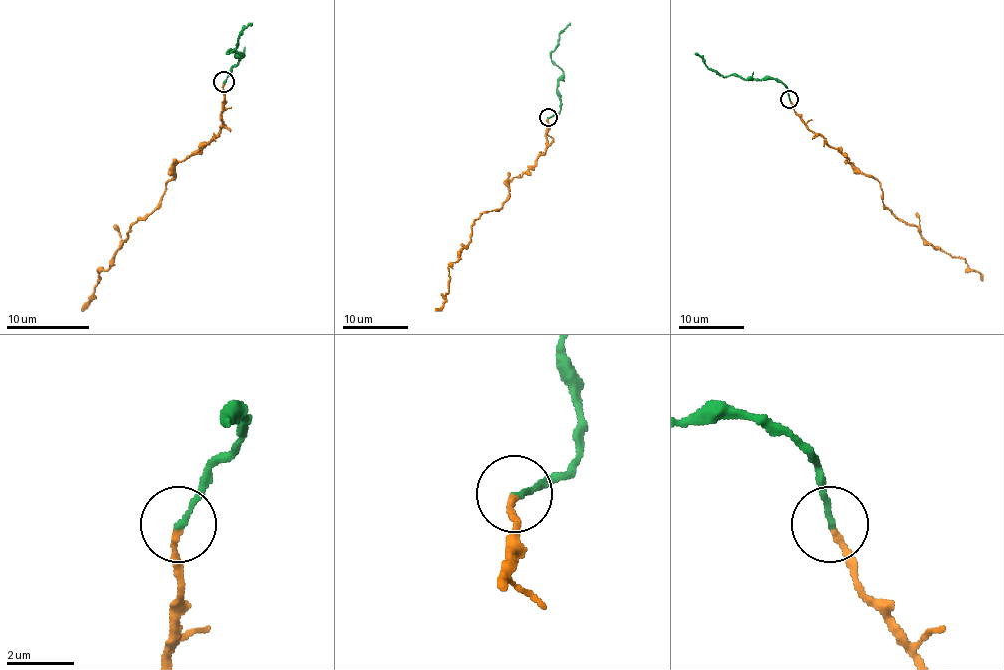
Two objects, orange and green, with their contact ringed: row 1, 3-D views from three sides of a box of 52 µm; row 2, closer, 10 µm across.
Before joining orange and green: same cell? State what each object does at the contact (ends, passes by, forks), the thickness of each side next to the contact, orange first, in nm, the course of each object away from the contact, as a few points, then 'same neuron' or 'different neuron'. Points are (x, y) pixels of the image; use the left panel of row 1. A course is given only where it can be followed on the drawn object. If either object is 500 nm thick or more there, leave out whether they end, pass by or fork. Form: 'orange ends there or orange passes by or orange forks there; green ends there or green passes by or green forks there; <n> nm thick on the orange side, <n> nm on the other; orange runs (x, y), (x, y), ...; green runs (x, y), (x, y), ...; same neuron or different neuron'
orange ends there; green ends there; 180 nm thick on the orange side, 160 nm on the other; orange runs (224, 82), (222, 128), (174, 165), (162, 201), (131, 226), (81, 311); green runs (224, 82), (237, 57), (243, 57), (228, 51), (237, 47), (237, 39), (251, 22); different neuron

